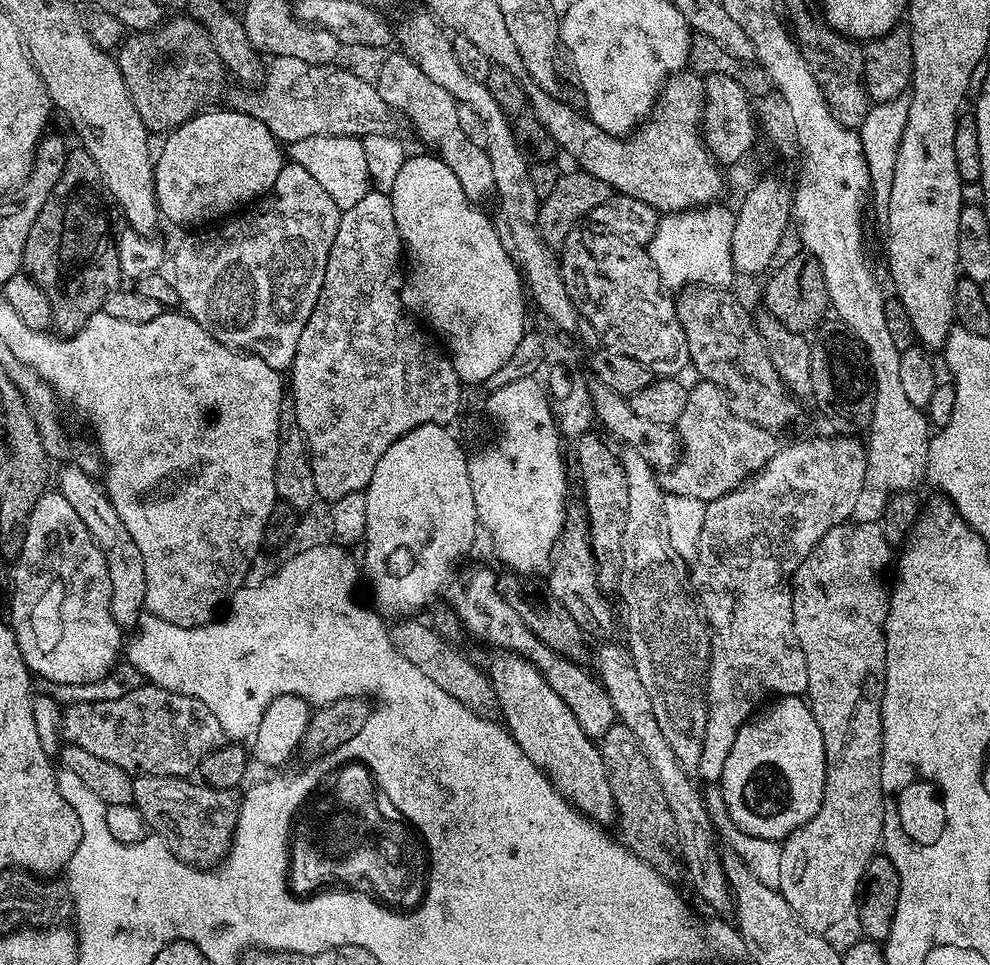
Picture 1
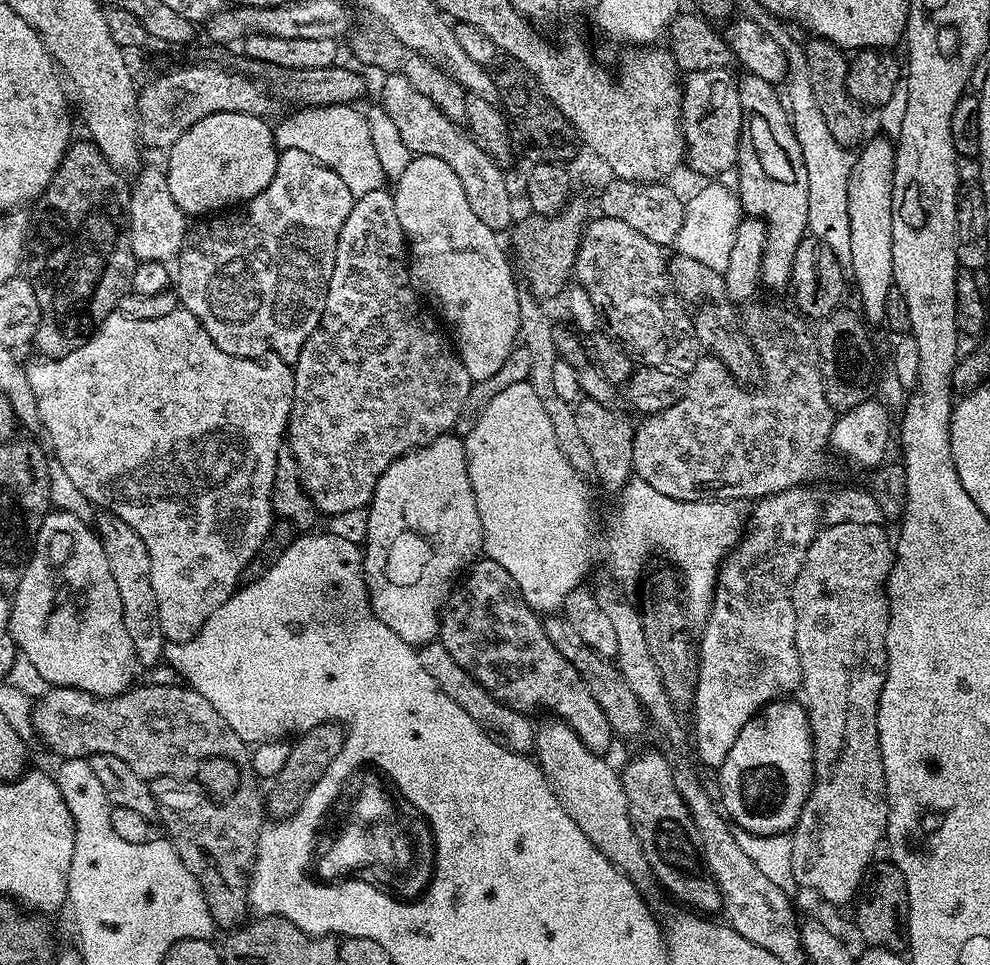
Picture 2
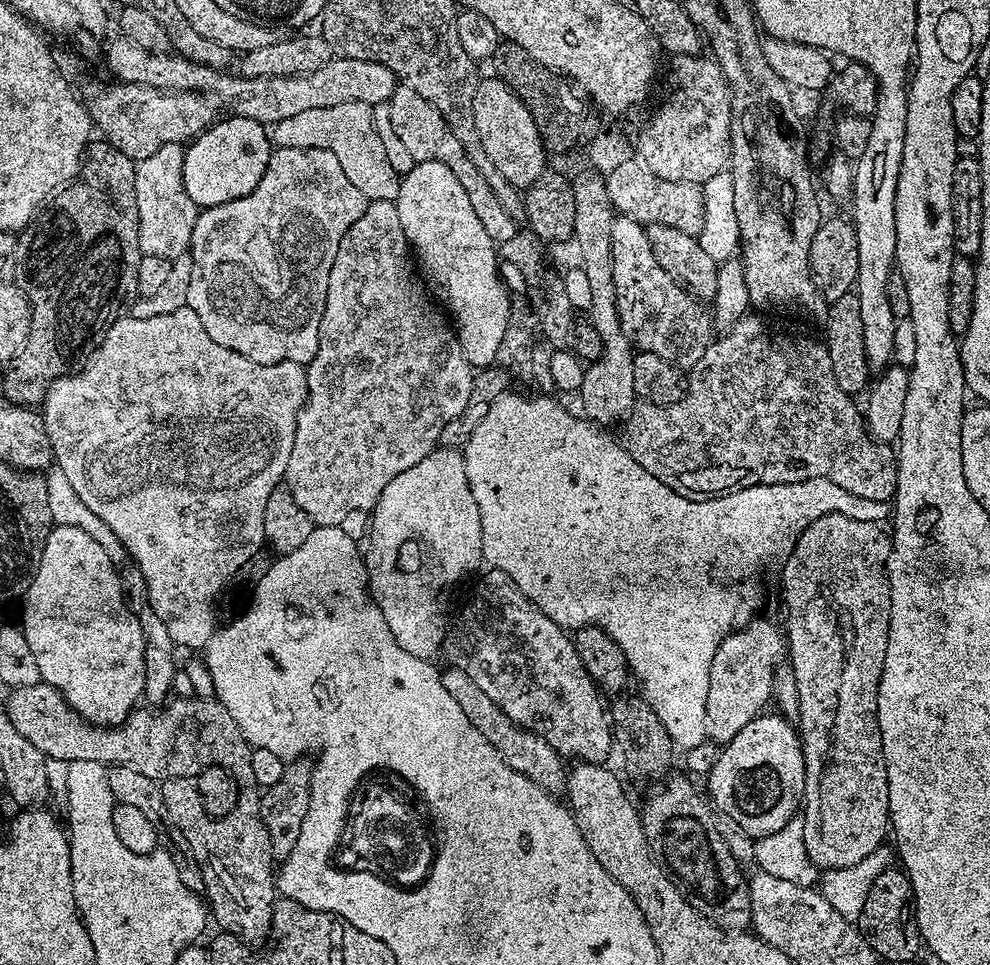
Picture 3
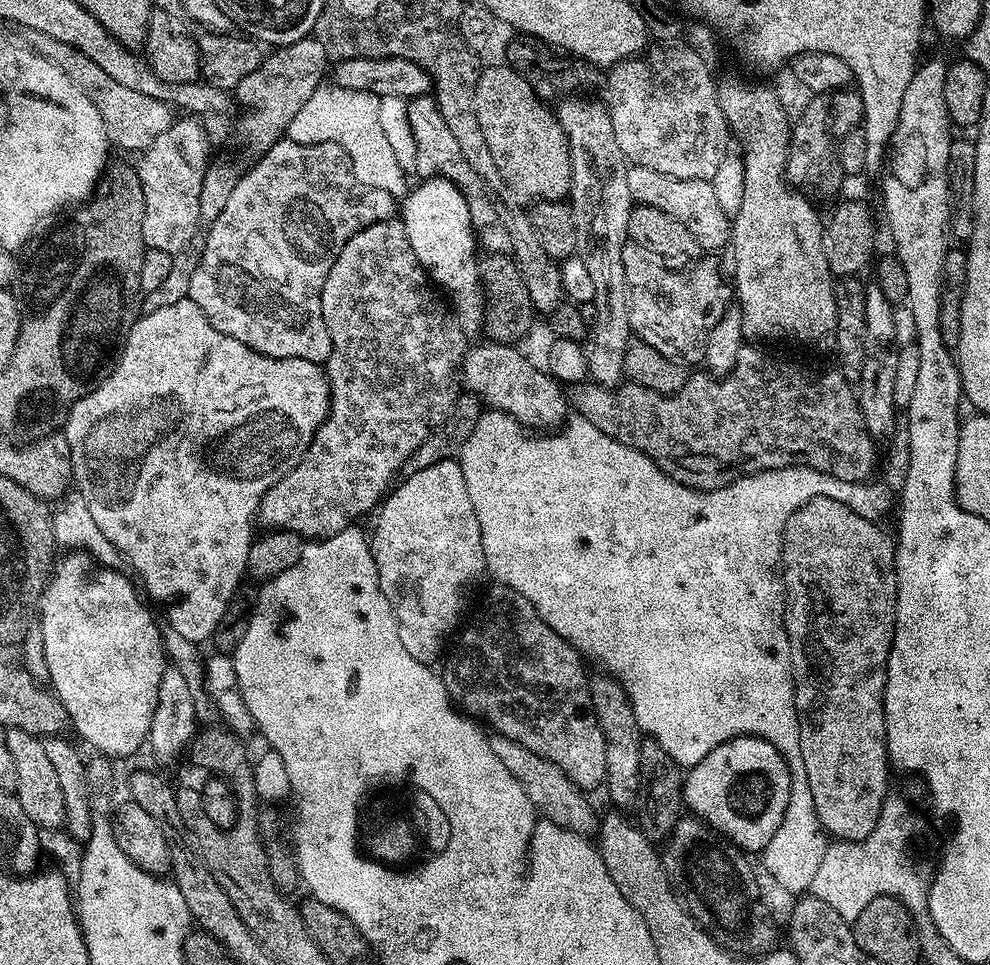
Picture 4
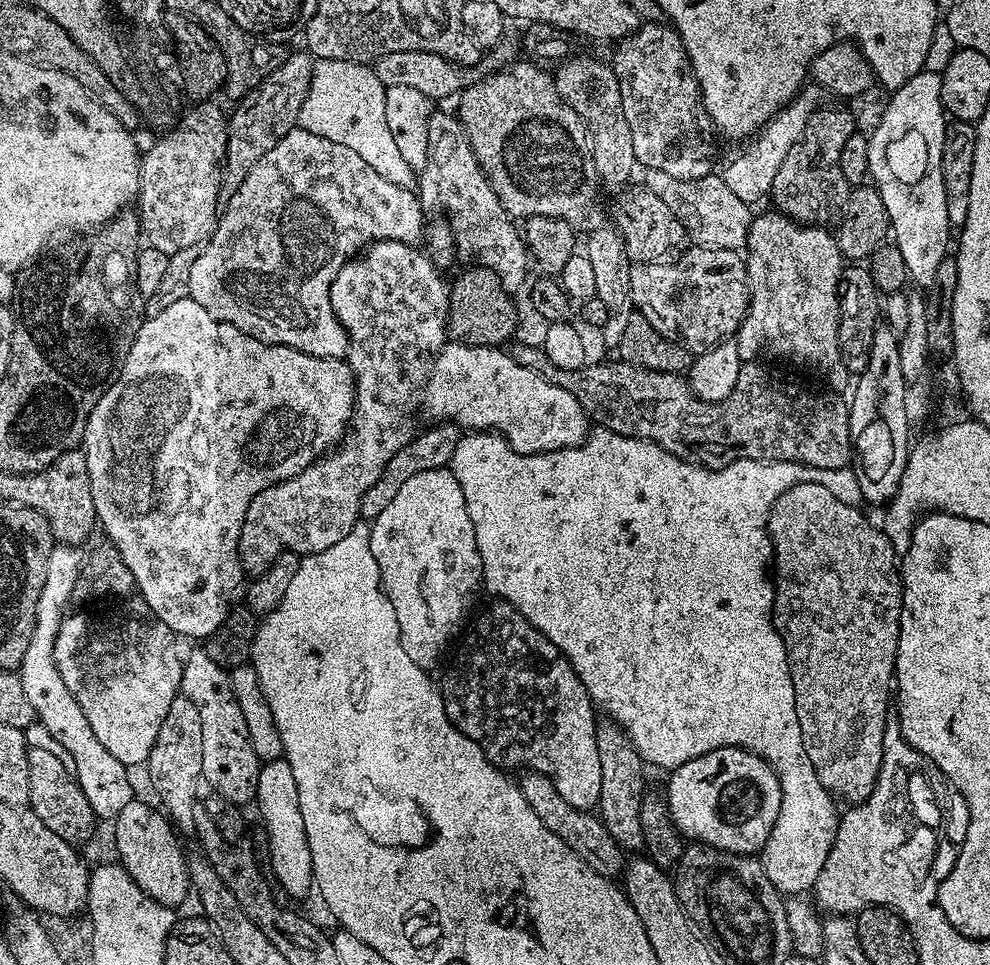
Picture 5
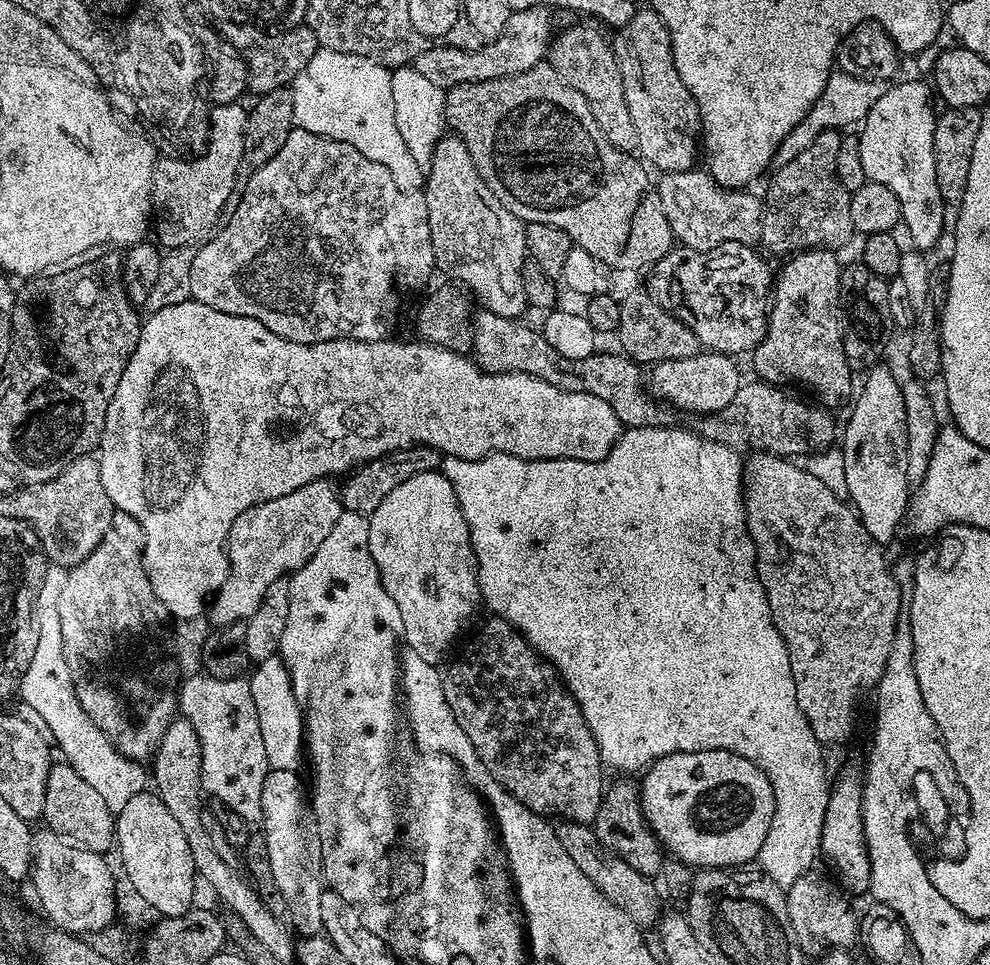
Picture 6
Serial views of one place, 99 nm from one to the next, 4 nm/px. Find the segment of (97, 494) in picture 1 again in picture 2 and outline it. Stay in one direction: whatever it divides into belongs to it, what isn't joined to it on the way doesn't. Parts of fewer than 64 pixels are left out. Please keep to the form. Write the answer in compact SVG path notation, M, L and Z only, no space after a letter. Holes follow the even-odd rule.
M107 510L95 513L94 531L102 542L106 562L110 562L110 574L114 574L114 583L118 586L118 594L122 598L122 618L126 622L130 642L134 646L136 664L145 664L145 669L151 670L165 659L166 641L162 622L158 618L154 582L150 578L150 554L146 551L146 542L142 542L137 532L127 522L122 522L118 514Z

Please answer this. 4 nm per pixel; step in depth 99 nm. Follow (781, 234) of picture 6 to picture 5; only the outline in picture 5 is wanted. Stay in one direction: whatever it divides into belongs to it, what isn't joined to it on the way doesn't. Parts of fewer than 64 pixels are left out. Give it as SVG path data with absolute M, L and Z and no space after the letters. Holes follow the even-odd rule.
M821 106L817 112L810 114L810 122L806 122L806 128L802 130L802 136L794 146L790 148L790 154L778 166L778 174L772 179L772 191L770 200L773 200L775 211L783 216L790 217L798 224L810 224L813 226L828 226L843 213L844 204L848 201L850 186L846 182L846 174L842 174L840 159L842 158L842 146L846 138L850 138L852 132L857 131L858 124L848 112L840 108L828 108Z

